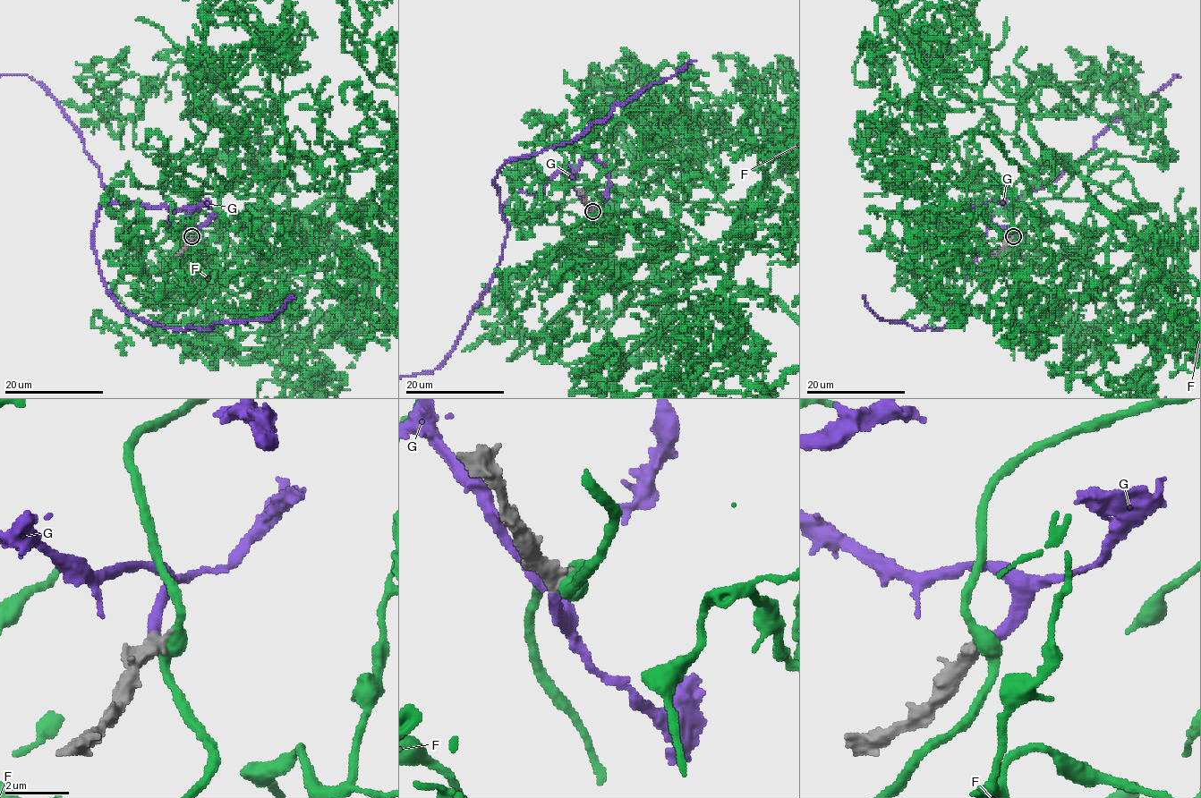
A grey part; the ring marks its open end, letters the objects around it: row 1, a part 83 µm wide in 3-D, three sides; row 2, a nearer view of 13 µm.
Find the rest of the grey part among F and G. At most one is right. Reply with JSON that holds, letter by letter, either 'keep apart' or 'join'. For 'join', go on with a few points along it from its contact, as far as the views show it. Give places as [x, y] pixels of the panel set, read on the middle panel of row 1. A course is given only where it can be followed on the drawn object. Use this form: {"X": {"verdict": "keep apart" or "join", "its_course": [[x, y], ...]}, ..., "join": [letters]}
{"F": {"verdict": "keep apart"}, "G": {"verdict": "join"}, "join": ["G"]}

